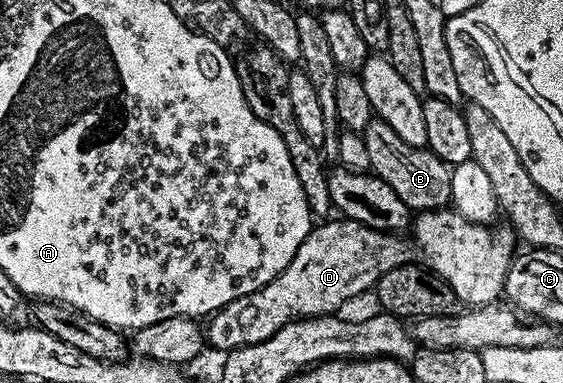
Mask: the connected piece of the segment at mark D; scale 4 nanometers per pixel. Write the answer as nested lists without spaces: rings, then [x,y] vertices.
[[[335,218],[317,222],[313,226],[302,245],[298,245],[298,253],[294,253],[290,265],[286,265],[286,269],[281,275],[274,277],[274,281],[246,297],[230,301],[220,311],[215,312],[206,323],[207,342],[211,346],[213,343],[222,351],[221,353],[229,353],[238,347],[257,345],[260,341],[266,341],[284,325],[301,317],[331,316],[338,311],[342,301],[347,301],[363,291],[373,290],[376,282],[386,273],[409,262],[408,243],[399,234],[375,231],[372,227],[362,225],[353,219]]]

